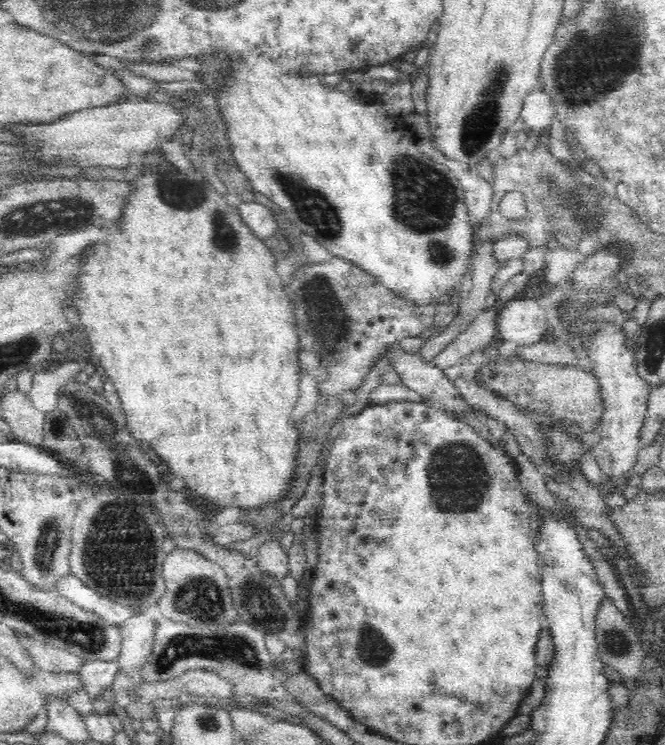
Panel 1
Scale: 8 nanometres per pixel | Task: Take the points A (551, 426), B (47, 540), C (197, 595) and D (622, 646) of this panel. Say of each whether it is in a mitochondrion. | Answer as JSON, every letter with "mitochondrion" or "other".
{"A":"other","B":"mitochondrion","C":"mitochondrion","D":"other"}

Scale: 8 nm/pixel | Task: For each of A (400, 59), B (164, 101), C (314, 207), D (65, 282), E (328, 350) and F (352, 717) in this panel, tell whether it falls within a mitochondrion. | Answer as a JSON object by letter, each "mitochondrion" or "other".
{"A":"other","B":"other","C":"mitochondrion","D":"other","E":"mitochondrion","F":"other"}

